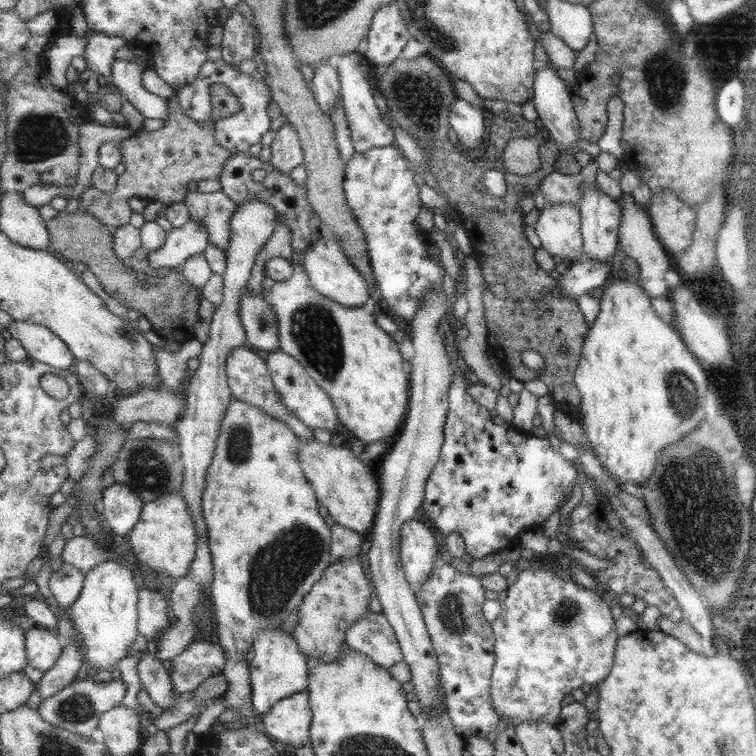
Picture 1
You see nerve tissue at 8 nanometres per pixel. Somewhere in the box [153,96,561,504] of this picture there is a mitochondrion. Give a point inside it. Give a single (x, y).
(313, 328)

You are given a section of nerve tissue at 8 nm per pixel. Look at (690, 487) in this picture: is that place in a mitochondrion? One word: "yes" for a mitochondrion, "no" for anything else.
yes

